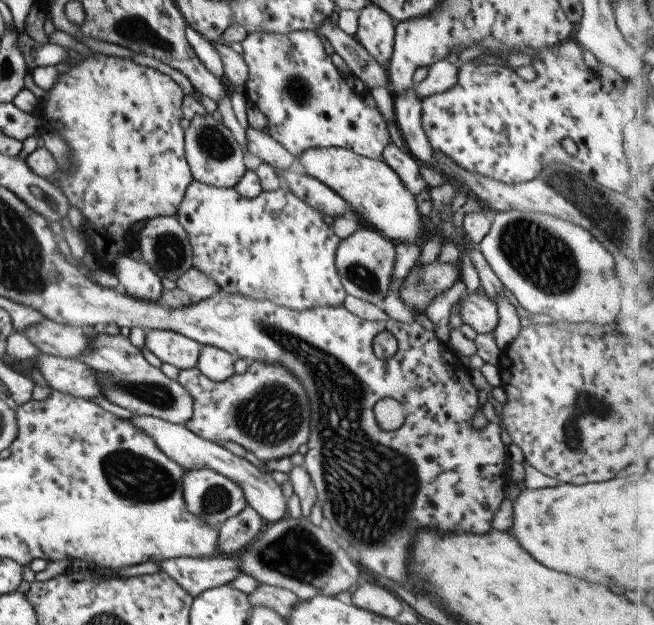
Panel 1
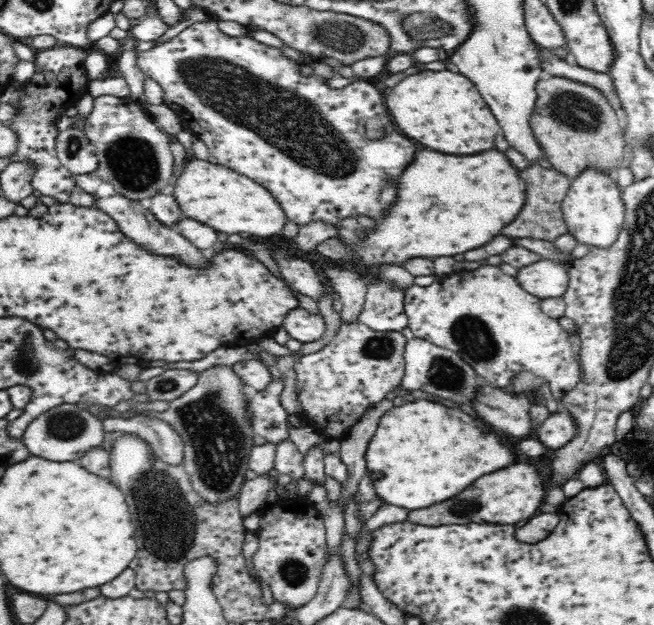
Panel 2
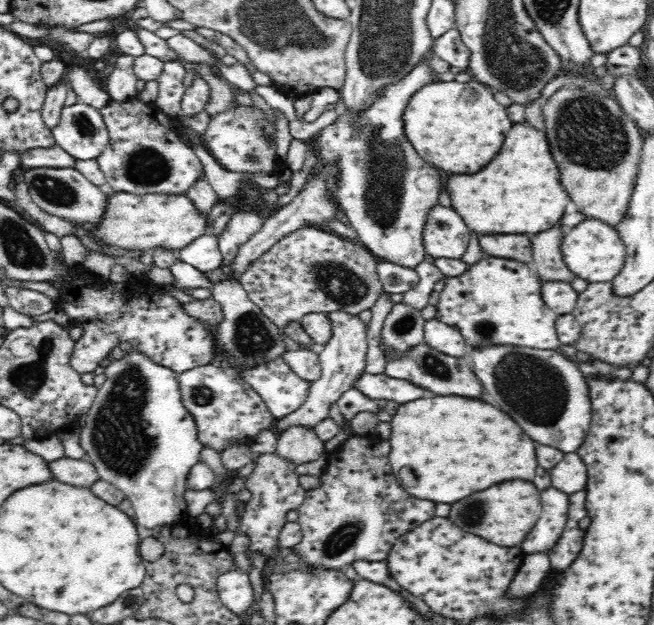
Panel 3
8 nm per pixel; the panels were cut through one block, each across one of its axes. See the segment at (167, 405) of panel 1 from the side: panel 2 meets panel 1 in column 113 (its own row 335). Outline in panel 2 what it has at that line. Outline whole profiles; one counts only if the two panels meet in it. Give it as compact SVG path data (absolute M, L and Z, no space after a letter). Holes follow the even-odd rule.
M360 321L342 324L338 332L321 350L300 356L293 363L296 372L296 390L298 402L302 406L305 424L312 426L326 439L338 439L347 436L347 432L362 415L374 404L397 392L405 375L403 357L408 341L401 332L376 332Z

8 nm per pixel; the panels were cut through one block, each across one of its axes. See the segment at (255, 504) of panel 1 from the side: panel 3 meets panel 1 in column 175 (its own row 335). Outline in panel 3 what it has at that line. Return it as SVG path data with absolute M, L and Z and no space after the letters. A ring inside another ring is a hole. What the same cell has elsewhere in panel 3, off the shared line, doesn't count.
M435 318L424 323L423 335L428 346L448 356L462 357L468 349L464 337L455 328Z

